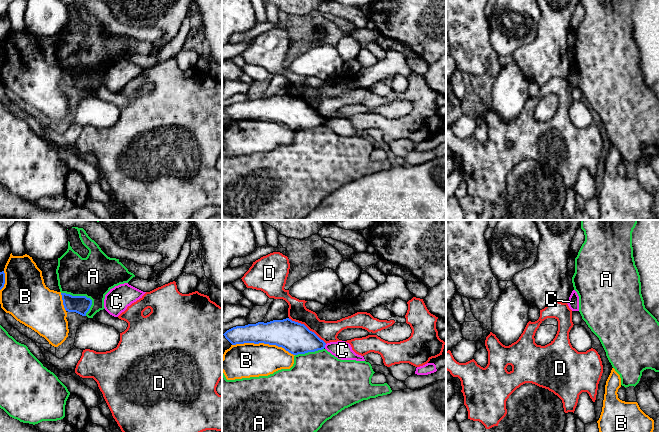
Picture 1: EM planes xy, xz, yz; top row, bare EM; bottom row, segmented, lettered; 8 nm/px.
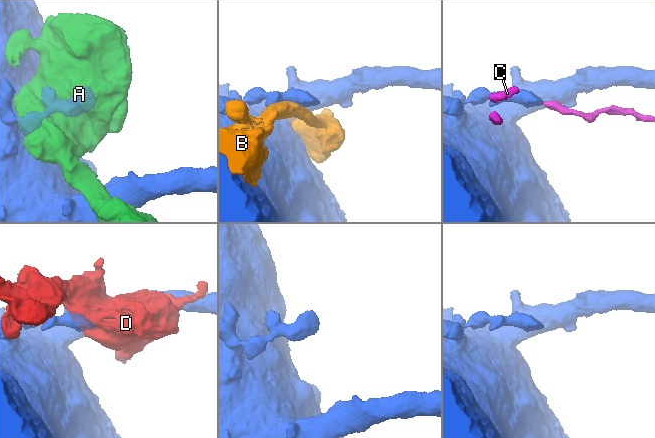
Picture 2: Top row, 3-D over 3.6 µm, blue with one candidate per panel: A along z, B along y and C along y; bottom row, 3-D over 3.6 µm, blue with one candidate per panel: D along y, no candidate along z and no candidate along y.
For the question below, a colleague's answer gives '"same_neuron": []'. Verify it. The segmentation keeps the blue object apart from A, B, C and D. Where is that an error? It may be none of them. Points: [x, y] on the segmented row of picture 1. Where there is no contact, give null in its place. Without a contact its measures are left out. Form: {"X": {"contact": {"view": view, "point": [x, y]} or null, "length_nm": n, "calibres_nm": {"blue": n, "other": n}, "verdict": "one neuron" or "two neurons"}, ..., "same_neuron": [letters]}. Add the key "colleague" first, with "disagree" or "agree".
{"colleague": "agree", "A": {"contact": {"view": "xy", "point": [84, 296]}, "length_nm": 280, "calibres_nm": {"blue": 140, "other": 320}, "verdict": "two neurons"}, "B": {"contact": {"view": "xz", "point": [263, 342]}, "length_nm": 500, "calibres_nm": {"blue": 240, "other": 280}, "verdict": "two neurons"}, "C": {"contact": {"view": "xz", "point": [324, 346]}, "length_nm": 40, "calibres_nm": {"blue": 240, "other": 150}, "verdict": "two neurons"}, "D": {"contact": {"view": "xz", "point": [306, 327]}, "length_nm": 380, "calibres_nm": {"blue": 240, "other": 160}, "verdict": "two neurons"}, "same_neuron": []}

